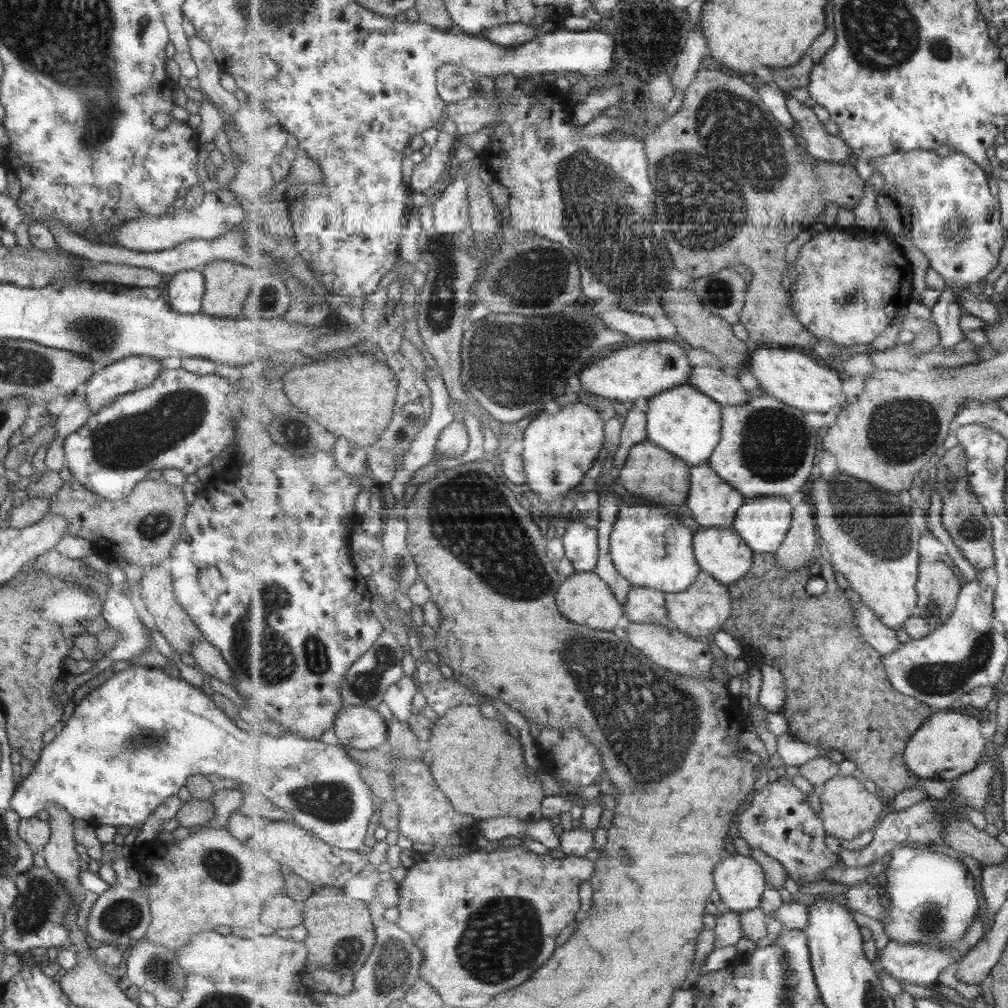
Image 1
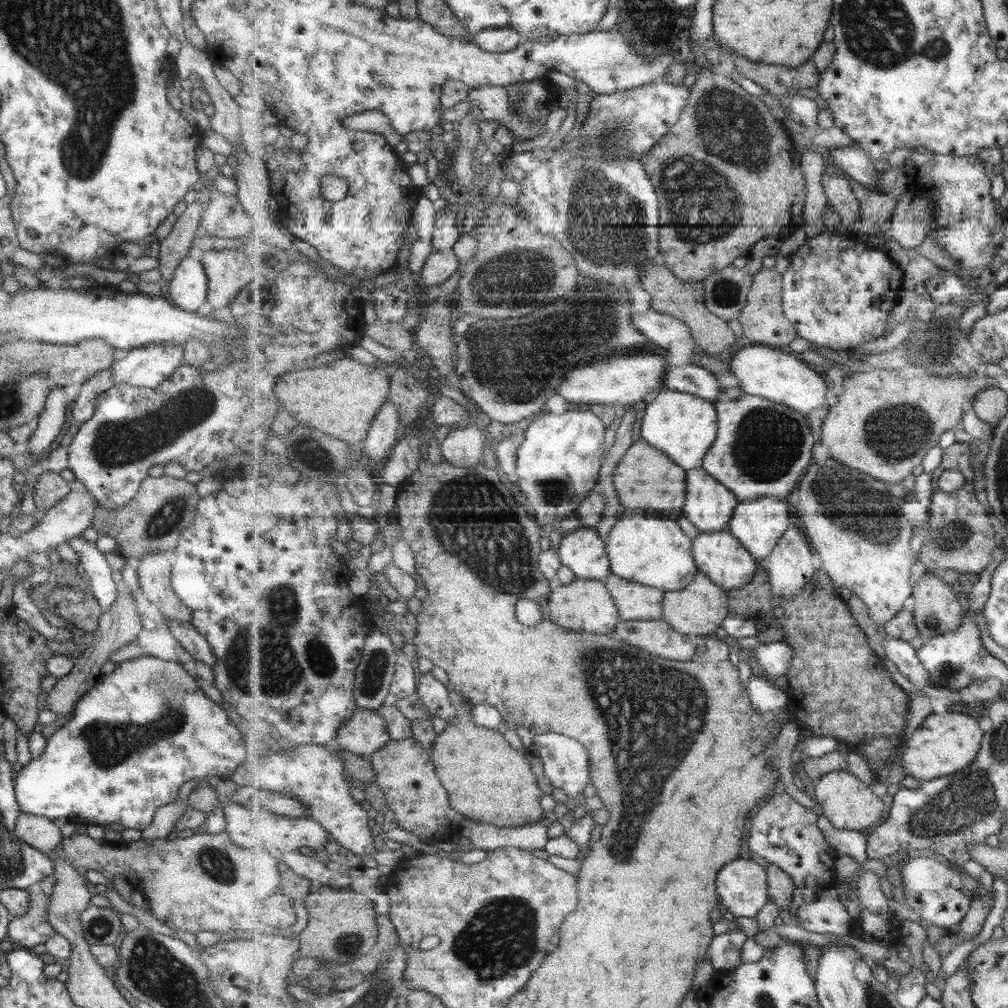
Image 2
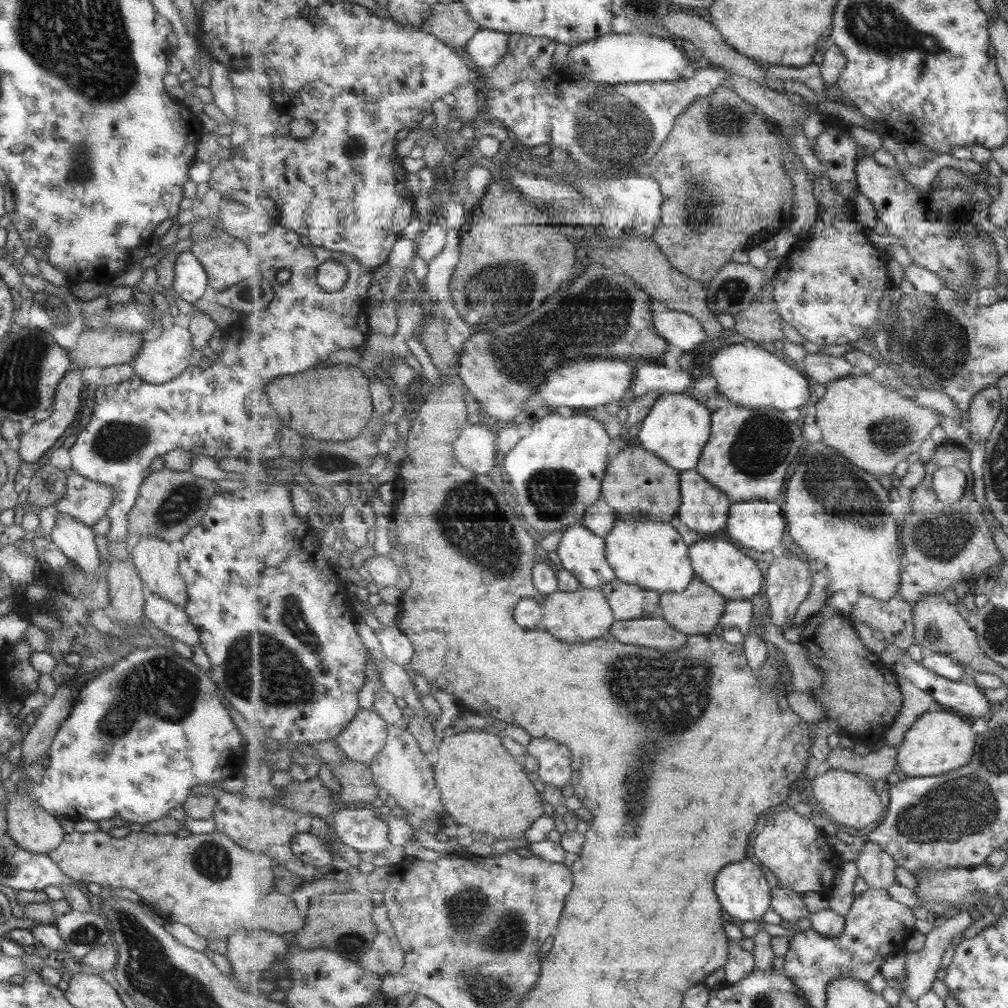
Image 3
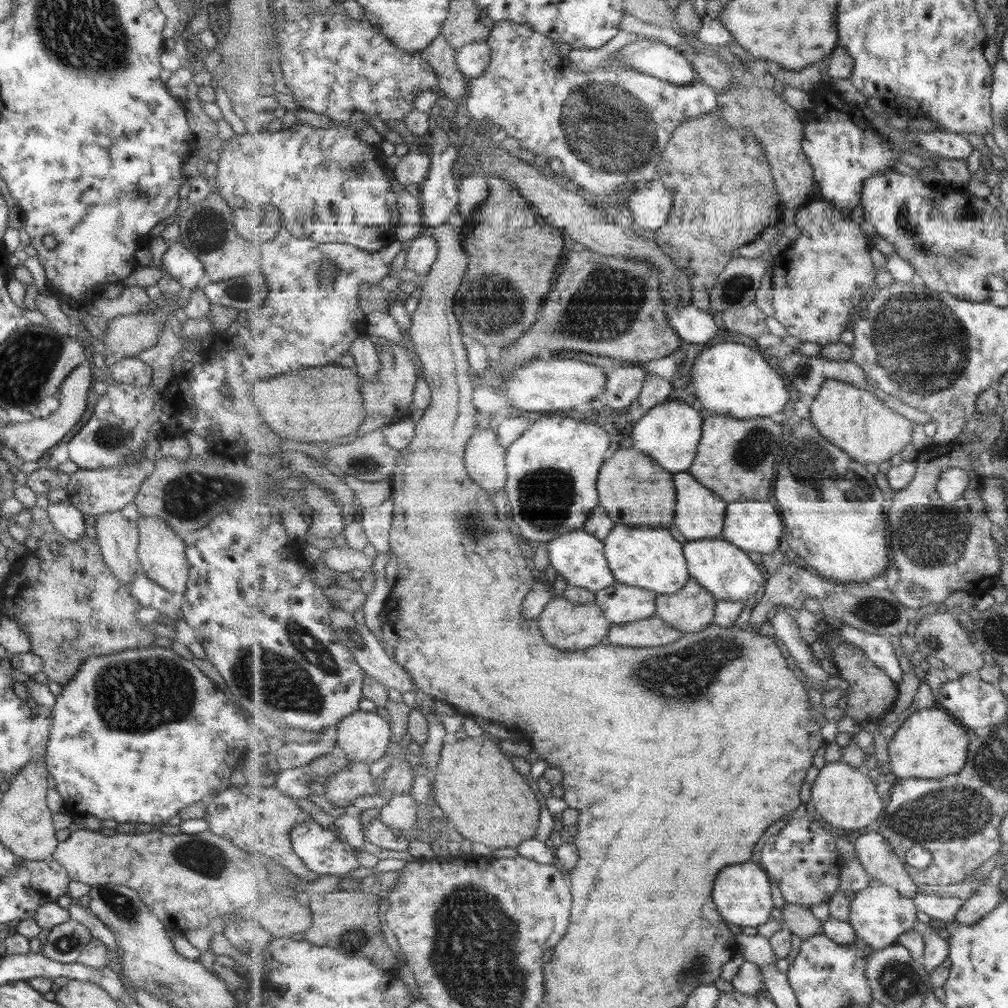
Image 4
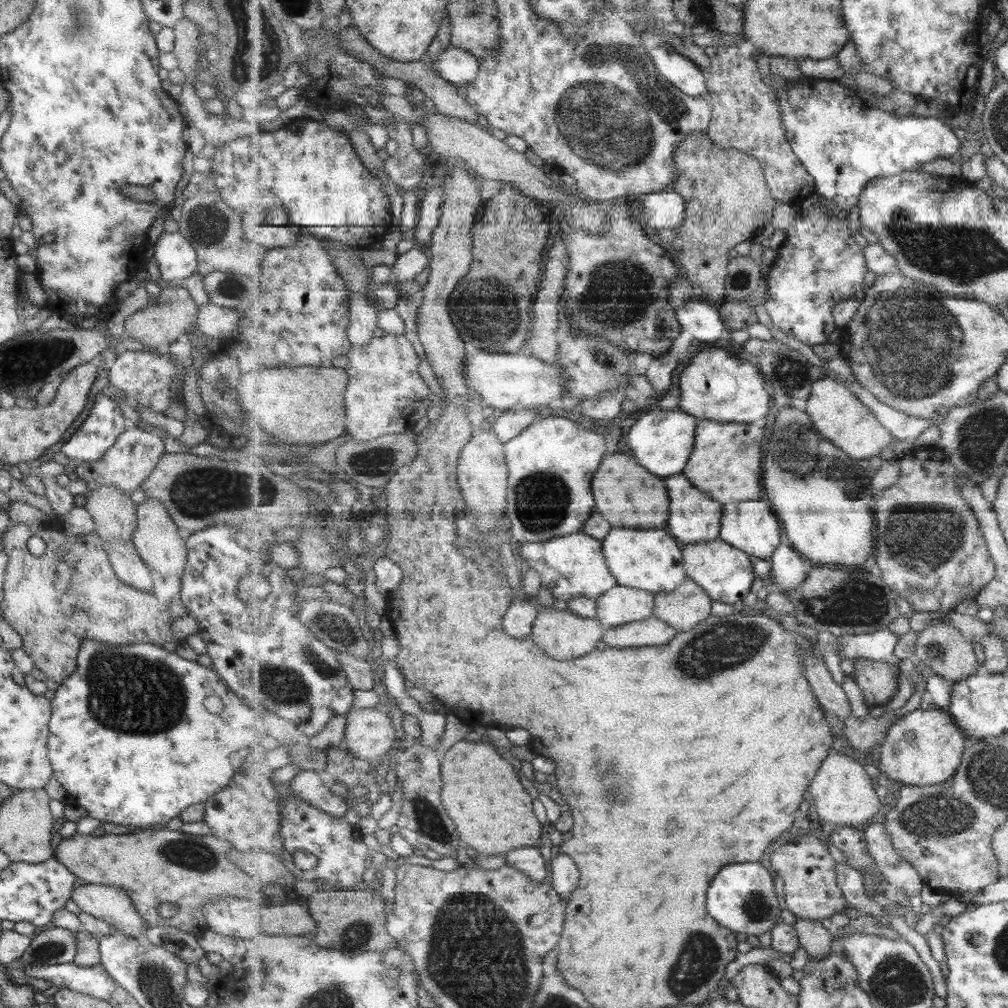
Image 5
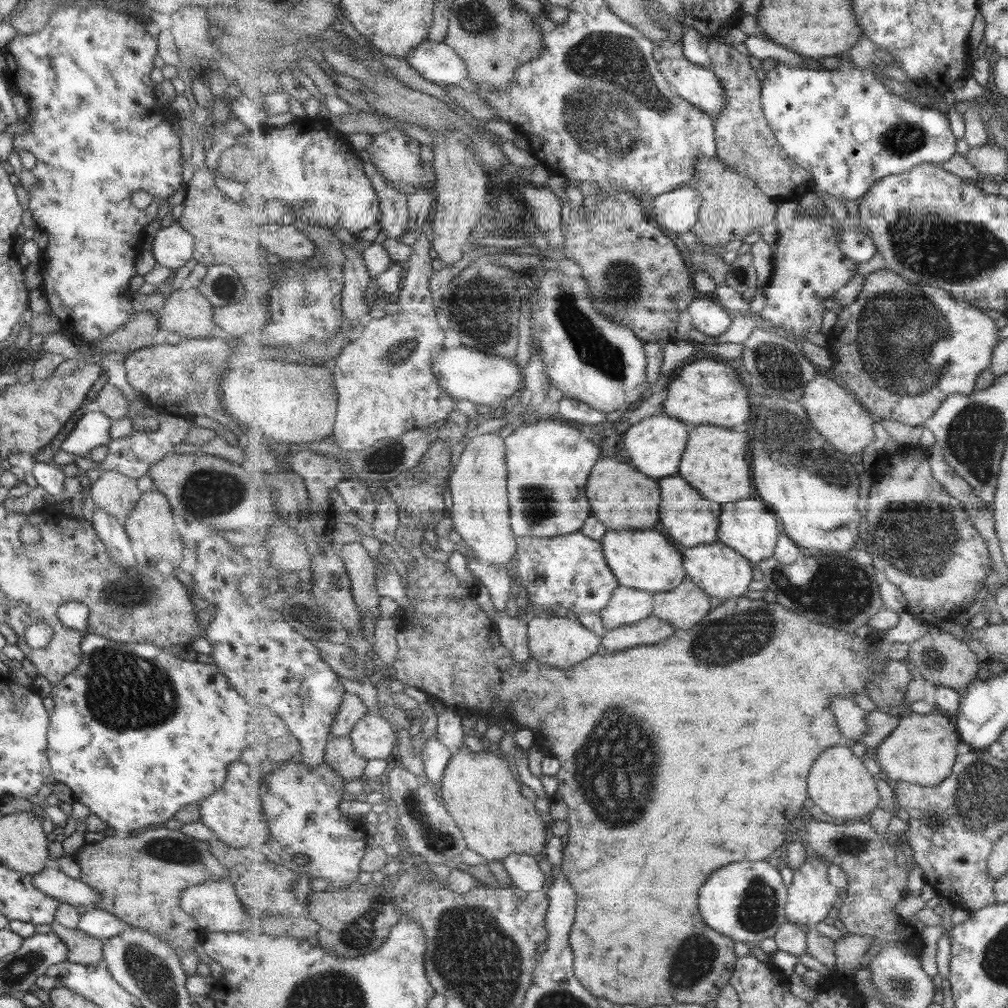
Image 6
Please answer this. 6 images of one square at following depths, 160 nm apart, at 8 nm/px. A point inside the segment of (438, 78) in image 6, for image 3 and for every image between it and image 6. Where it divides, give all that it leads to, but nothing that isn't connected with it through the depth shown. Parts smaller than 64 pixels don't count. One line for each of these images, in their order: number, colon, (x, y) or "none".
3: (486, 49)
4: (473, 59)
5: (458, 66)

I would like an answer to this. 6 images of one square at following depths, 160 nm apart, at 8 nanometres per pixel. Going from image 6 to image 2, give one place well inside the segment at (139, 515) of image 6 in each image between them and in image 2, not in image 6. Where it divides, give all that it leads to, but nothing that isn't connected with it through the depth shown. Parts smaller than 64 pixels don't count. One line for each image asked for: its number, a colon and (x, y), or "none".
2: (153, 571)
3: (155, 560)
4: (161, 553)
5: (155, 538)

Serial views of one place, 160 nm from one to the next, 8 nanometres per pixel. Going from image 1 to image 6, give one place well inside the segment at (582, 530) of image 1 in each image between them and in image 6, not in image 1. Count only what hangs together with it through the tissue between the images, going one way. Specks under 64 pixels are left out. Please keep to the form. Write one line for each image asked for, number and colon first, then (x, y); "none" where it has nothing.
2: (583, 550)
3: (582, 552)
4: (578, 556)
5: (574, 565)
6: (570, 572)

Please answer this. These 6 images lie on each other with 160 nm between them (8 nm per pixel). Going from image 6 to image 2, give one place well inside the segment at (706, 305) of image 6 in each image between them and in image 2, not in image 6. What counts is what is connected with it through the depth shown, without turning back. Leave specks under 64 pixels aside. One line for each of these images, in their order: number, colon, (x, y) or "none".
2: (662, 329)
3: (680, 328)
4: (693, 325)
5: (700, 320)

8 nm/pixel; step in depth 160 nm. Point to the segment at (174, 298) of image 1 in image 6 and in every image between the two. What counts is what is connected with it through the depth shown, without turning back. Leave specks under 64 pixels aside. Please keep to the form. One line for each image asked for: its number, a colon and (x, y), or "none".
2: (187, 289)
3: (190, 280)
4: (176, 261)
5: (176, 258)
6: (172, 247)

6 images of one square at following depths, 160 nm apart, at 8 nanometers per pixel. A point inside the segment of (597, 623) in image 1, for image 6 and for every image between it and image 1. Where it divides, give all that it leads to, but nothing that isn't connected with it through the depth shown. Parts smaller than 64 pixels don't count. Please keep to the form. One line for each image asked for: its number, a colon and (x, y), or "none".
2: (584, 605)
3: (582, 615)
4: (568, 626)
5: (563, 635)
6: (557, 641)

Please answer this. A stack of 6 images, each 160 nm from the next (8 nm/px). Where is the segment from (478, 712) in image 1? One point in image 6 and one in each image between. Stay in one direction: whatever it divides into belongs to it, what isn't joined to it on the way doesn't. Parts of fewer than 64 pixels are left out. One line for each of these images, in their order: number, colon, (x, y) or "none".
2: (488, 780)
3: (483, 787)
4: (480, 792)
5: (493, 813)
6: (483, 796)

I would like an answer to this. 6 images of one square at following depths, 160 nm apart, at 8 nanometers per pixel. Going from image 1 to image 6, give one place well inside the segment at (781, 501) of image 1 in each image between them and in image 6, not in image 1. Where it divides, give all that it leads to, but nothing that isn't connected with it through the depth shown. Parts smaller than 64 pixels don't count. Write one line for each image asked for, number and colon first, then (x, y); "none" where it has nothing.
2: (759, 525)
3: (758, 527)
4: (756, 527)
5: (751, 526)
6: (748, 526)

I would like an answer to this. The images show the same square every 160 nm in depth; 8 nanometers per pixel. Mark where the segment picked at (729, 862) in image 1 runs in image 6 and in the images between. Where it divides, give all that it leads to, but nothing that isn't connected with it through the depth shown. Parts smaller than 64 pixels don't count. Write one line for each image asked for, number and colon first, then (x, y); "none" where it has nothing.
2: (742, 885)
3: (744, 893)
4: (743, 894)
5: (742, 898)
6: (747, 901)

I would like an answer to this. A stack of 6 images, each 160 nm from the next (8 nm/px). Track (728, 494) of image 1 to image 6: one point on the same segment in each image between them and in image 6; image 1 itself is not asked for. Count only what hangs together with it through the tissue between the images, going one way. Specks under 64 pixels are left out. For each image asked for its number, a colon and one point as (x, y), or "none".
2: (709, 506)
3: (705, 508)
4: (701, 513)
5: (695, 518)
6: (691, 520)

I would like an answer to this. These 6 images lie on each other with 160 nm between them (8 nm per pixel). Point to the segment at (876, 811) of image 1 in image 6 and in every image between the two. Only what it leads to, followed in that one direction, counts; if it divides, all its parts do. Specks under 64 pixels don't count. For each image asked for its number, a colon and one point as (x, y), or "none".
2: (849, 803)
3: (847, 797)
4: (843, 796)
5: (843, 793)
6: (840, 784)

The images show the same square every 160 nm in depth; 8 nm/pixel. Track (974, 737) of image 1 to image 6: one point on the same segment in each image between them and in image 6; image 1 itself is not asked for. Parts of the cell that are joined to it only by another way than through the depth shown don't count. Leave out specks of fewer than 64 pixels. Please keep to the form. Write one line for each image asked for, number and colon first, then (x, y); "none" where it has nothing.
2: (944, 744)
3: (938, 742)
4: (929, 743)
5: (924, 747)
6: (923, 748)

